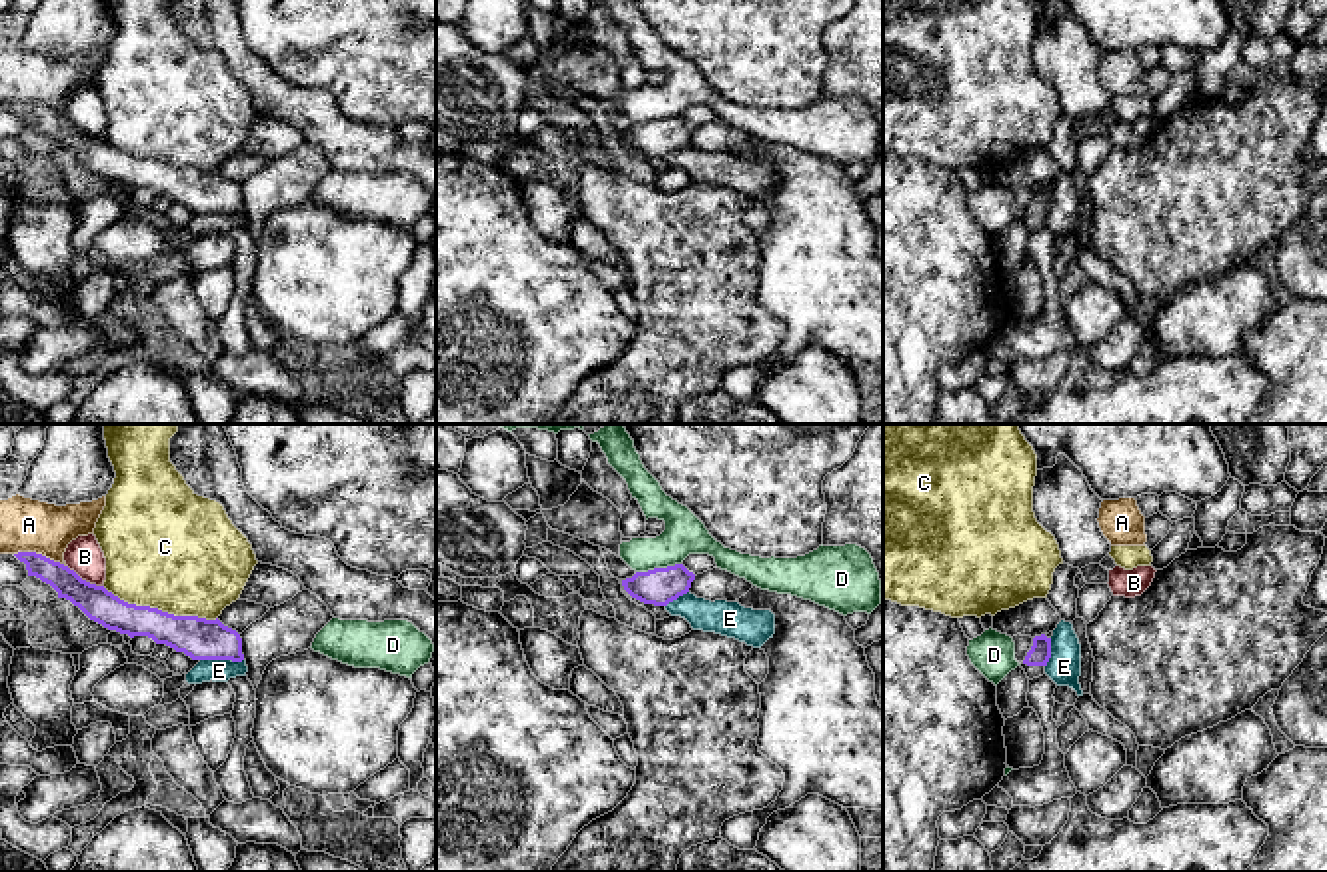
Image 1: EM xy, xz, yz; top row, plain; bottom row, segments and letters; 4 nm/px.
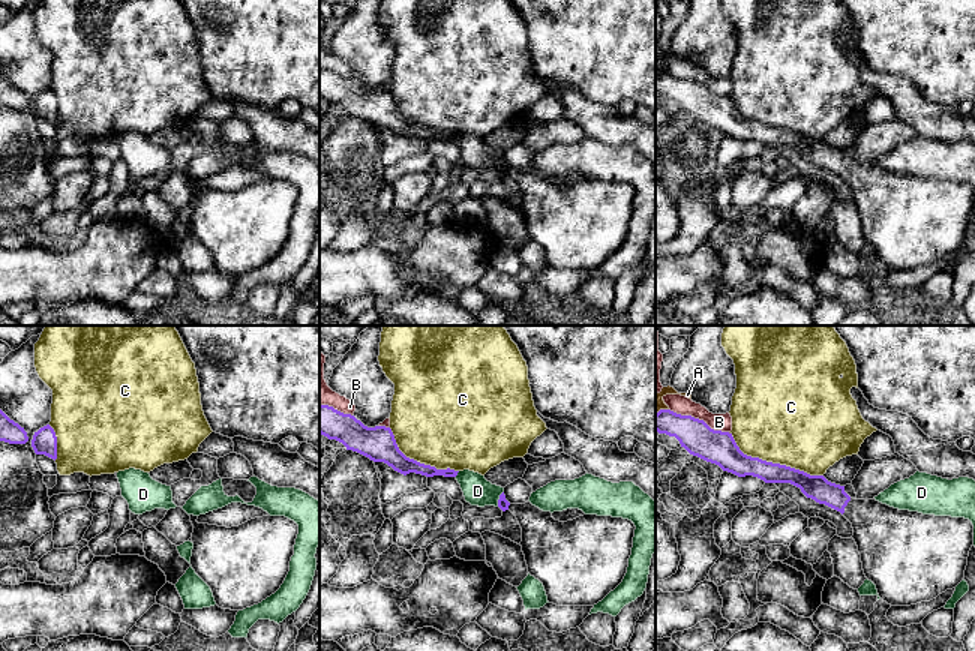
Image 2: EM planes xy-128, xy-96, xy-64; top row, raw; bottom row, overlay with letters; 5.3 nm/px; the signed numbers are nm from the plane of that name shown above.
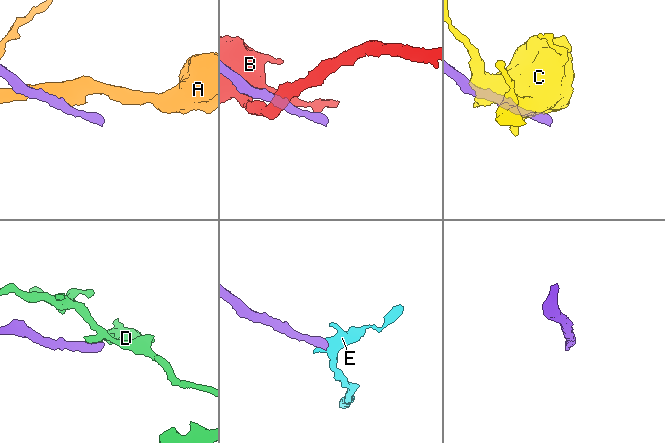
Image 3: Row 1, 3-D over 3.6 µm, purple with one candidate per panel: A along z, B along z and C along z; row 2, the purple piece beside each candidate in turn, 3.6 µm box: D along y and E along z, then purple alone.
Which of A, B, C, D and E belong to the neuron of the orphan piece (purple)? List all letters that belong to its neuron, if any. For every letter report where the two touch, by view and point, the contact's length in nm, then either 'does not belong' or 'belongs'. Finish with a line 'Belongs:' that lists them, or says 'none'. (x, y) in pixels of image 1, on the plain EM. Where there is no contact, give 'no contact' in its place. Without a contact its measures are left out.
A: xy (40, 106) | 220 nm | does not belong
B: xy (84, 132) | 180 nm | does not belong
C: xy (160, 162) | 480 nm | does not belong
D: xz (658, 120) | 190 nm | does not belong
E: xy (222, 210) | 180 nm | does not belong
Belongs: none

